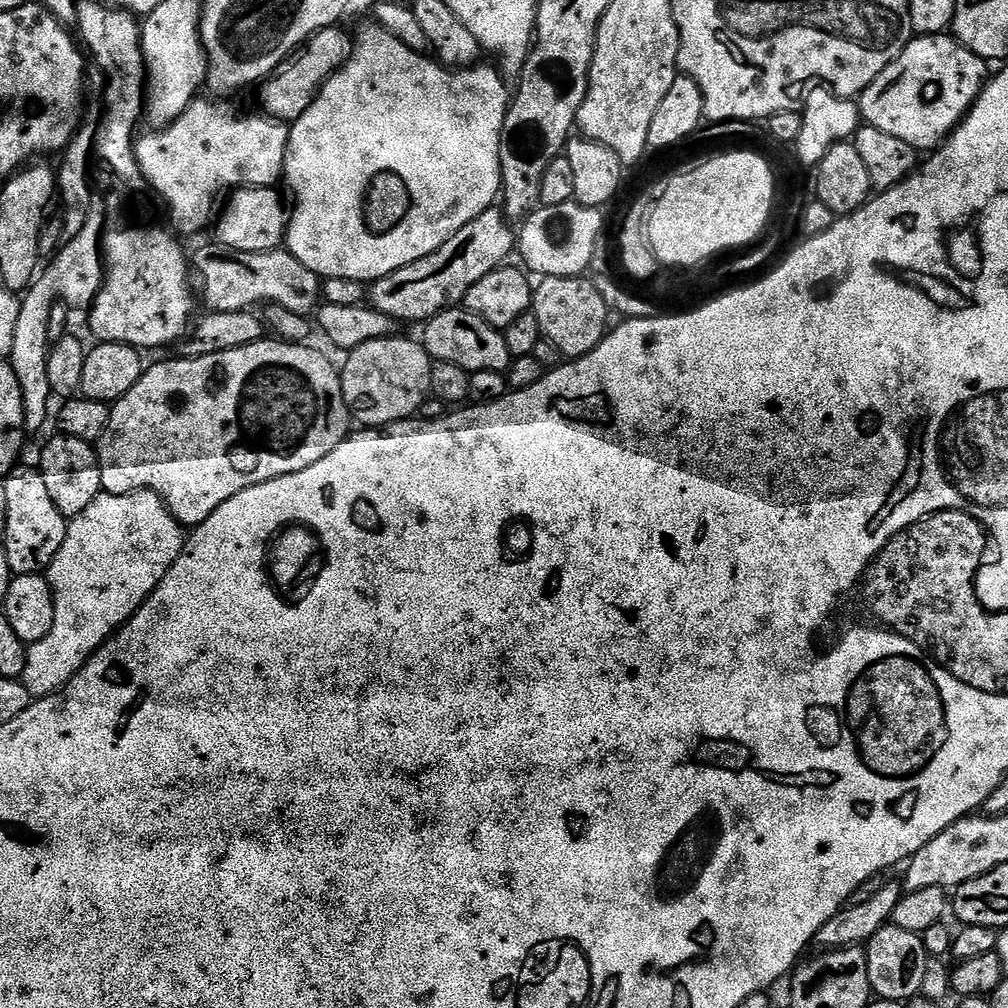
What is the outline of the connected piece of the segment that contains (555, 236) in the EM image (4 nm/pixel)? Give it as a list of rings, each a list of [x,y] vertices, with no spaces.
[[[575,202],[562,206],[537,207],[518,228],[518,256],[520,252],[521,258],[524,259],[523,267],[529,273],[537,272],[537,277],[540,278],[546,276],[583,277],[587,273],[584,271],[591,266],[592,259],[596,256],[596,243],[599,242],[600,231],[604,228],[604,214],[601,209],[582,206]]]

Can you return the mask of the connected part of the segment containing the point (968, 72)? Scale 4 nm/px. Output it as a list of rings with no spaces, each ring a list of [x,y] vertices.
[[[951,34],[916,36],[902,54],[870,86],[860,93],[858,103],[863,123],[877,128],[918,150],[935,149],[951,137],[957,124],[968,115],[986,83],[986,61],[957,42]]]

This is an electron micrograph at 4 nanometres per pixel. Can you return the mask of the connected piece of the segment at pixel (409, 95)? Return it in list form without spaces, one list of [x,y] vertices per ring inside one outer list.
[[[369,22],[357,36],[354,36],[354,43],[350,48],[350,55],[345,60],[335,74],[320,87],[320,93],[314,98],[314,102],[306,110],[306,114],[302,114],[302,118],[298,118],[291,125],[288,135],[288,156],[284,159],[284,176],[286,184],[292,187],[292,200],[290,204],[290,215],[288,217],[288,231],[286,233],[286,248],[292,253],[294,258],[298,258],[298,262],[302,262],[302,266],[306,266],[310,271],[315,272],[317,276],[327,279],[352,279],[363,282],[375,282],[390,275],[394,270],[398,270],[407,264],[418,262],[427,256],[433,256],[441,246],[450,238],[454,238],[454,234],[458,234],[458,230],[462,230],[462,226],[466,226],[470,222],[474,222],[474,218],[478,218],[478,214],[488,211],[497,203],[498,197],[501,195],[502,189],[500,186],[500,144],[502,143],[502,134],[504,133],[504,119],[508,113],[508,105],[510,103],[510,88],[507,88],[505,77],[501,75],[495,67],[480,68],[481,66],[473,66],[470,68],[462,68],[453,71],[451,68],[445,68],[443,64],[435,59],[429,58],[427,55],[410,50],[410,46],[406,46],[399,40],[395,32],[387,32],[375,22]]]

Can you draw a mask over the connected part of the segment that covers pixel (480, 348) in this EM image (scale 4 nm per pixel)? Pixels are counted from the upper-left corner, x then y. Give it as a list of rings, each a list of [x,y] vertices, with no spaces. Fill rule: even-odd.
[[[463,306],[447,308],[433,316],[423,328],[422,343],[433,361],[454,362],[454,366],[462,366],[462,370],[470,374],[478,370],[507,373],[508,365],[514,359],[510,350],[506,350],[503,331],[490,326]]]

